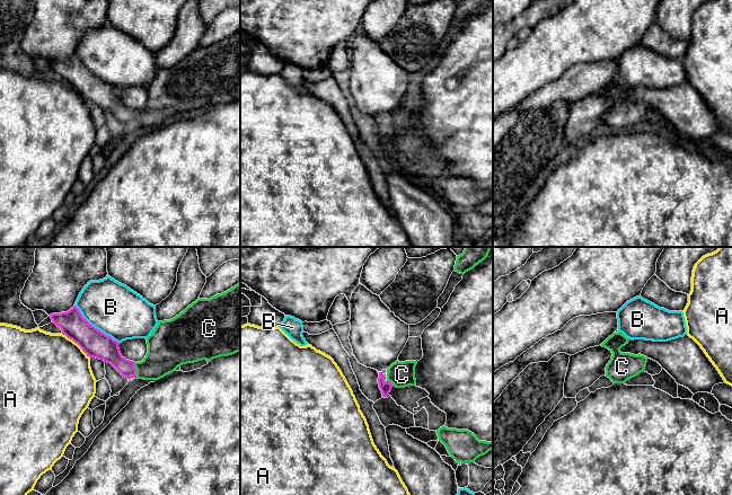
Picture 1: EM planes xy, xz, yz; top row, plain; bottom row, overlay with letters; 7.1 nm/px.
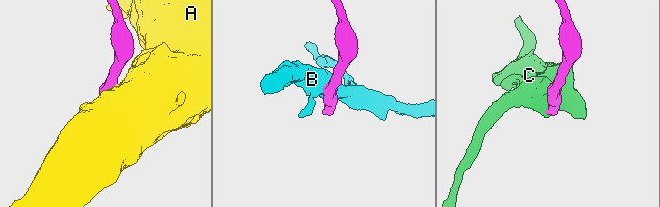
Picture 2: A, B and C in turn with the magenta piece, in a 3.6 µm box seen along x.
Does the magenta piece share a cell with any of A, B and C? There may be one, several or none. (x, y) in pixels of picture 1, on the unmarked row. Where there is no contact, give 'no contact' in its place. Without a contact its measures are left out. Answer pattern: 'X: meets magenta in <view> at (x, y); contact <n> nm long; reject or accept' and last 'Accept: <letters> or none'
A: meets magenta in xy at (77, 90); contact 260 nm long; reject
B: meets magenta in xy at (94, 74); contact 420 nm long; reject
C: meets magenta in xy at (135, 117); contact 110 nm long; accept
Accept: C

